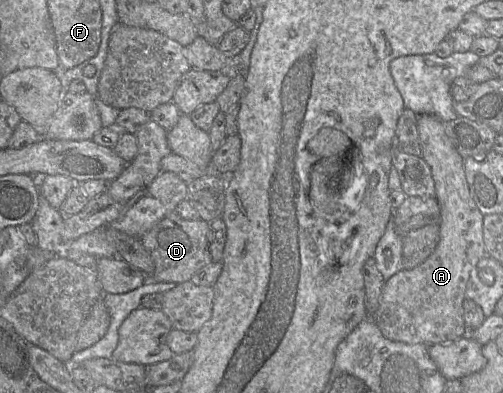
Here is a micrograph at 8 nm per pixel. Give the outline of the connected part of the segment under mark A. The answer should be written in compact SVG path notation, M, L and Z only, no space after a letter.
M433 115L417 116L422 157L431 169L440 206L440 240L435 250L420 265L400 270L385 281L378 309L370 317L387 339L407 344L434 345L466 336L463 301L471 271L486 255L484 215L471 197L463 157L446 134L446 122Z

